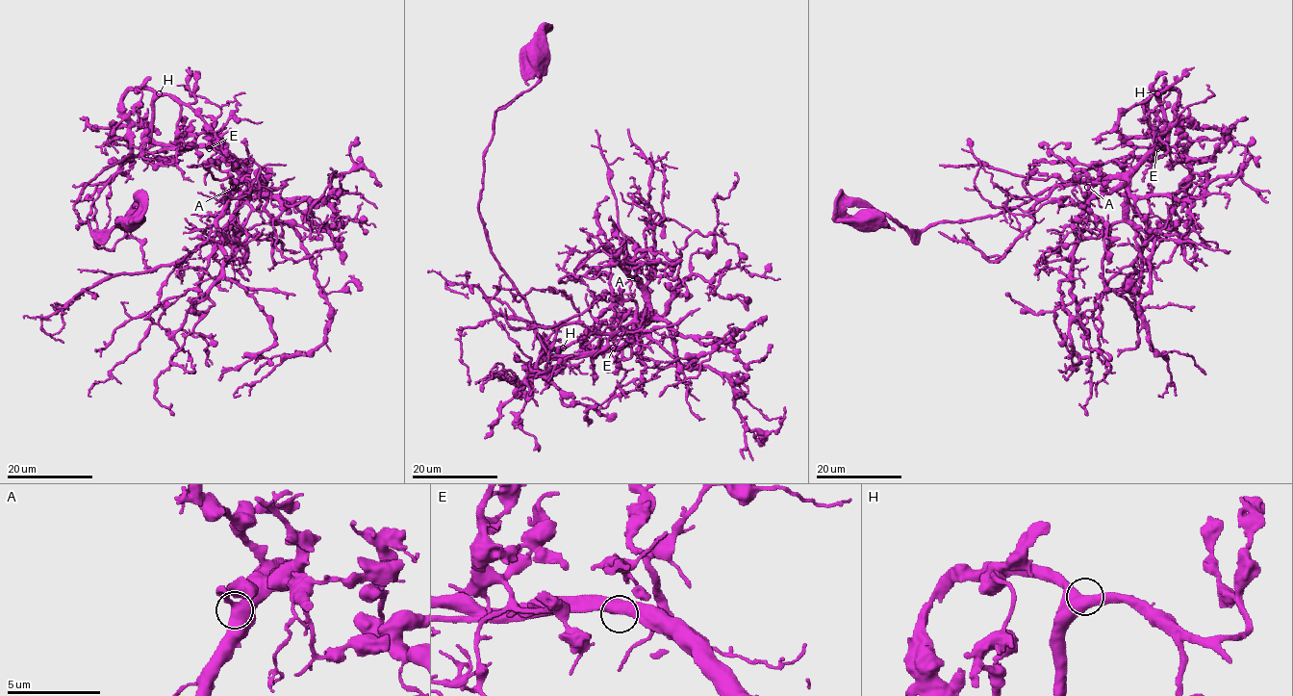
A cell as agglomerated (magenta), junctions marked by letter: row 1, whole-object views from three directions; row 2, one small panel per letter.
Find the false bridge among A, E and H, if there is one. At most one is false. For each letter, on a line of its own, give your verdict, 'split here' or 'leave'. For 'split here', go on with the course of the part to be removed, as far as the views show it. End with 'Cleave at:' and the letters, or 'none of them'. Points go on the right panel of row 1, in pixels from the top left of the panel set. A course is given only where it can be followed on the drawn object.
A: leave
E: leave
H: leave
Cleave at: none of them

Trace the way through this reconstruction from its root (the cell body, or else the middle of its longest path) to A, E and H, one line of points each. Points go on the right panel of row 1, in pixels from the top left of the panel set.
A: (866, 219), (890, 216), (924, 230), (994, 217), (1110, 161), (1165, 151), (1156, 146), (1128, 172), (1087, 187)
E: (866, 219), (890, 216), (900, 226), (924, 230), (938, 223), (994, 217), (1110, 161), (1165, 154), (1157, 147)
H: (866, 219), (890, 216), (900, 226), (924, 230), (994, 217), (1110, 161), (1161, 156), (1168, 147), (1157, 93)

